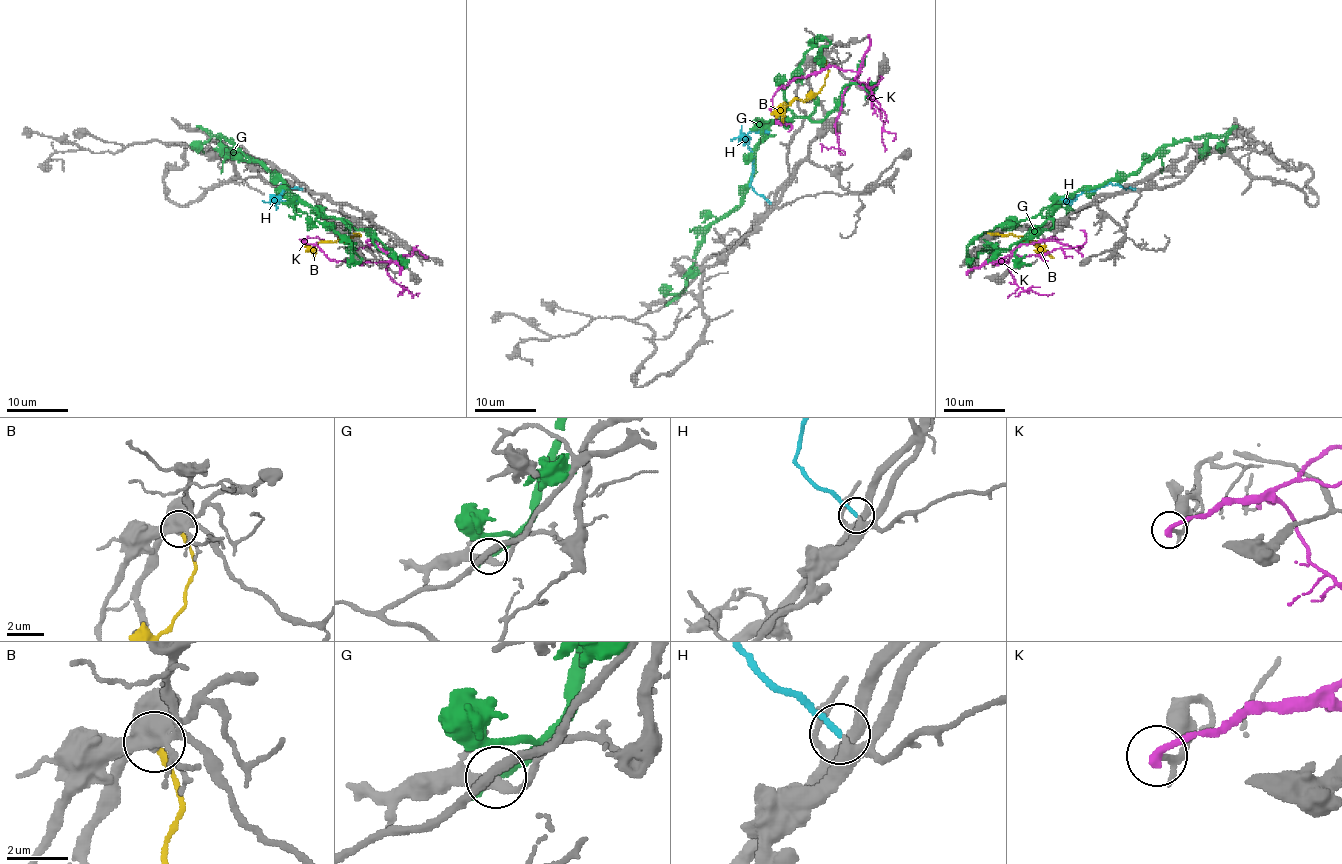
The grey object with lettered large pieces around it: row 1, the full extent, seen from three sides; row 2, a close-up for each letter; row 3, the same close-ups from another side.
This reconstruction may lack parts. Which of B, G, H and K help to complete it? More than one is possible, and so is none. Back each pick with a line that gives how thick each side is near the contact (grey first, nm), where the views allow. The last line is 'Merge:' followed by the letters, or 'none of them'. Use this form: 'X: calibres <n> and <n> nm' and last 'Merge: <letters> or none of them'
H: calibres 240 and 200 nm
Merge: H

